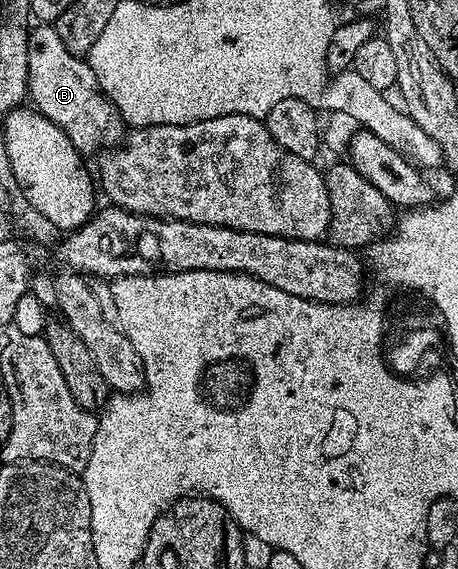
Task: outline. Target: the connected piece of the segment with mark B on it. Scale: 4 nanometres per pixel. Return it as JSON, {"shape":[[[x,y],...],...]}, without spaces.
{"shape":[[[37,23],[29,31],[28,54],[28,96],[36,111],[58,125],[82,154],[96,154],[120,143],[126,125],[119,110],[100,89],[98,78],[87,59],[70,54],[51,23]]]}

